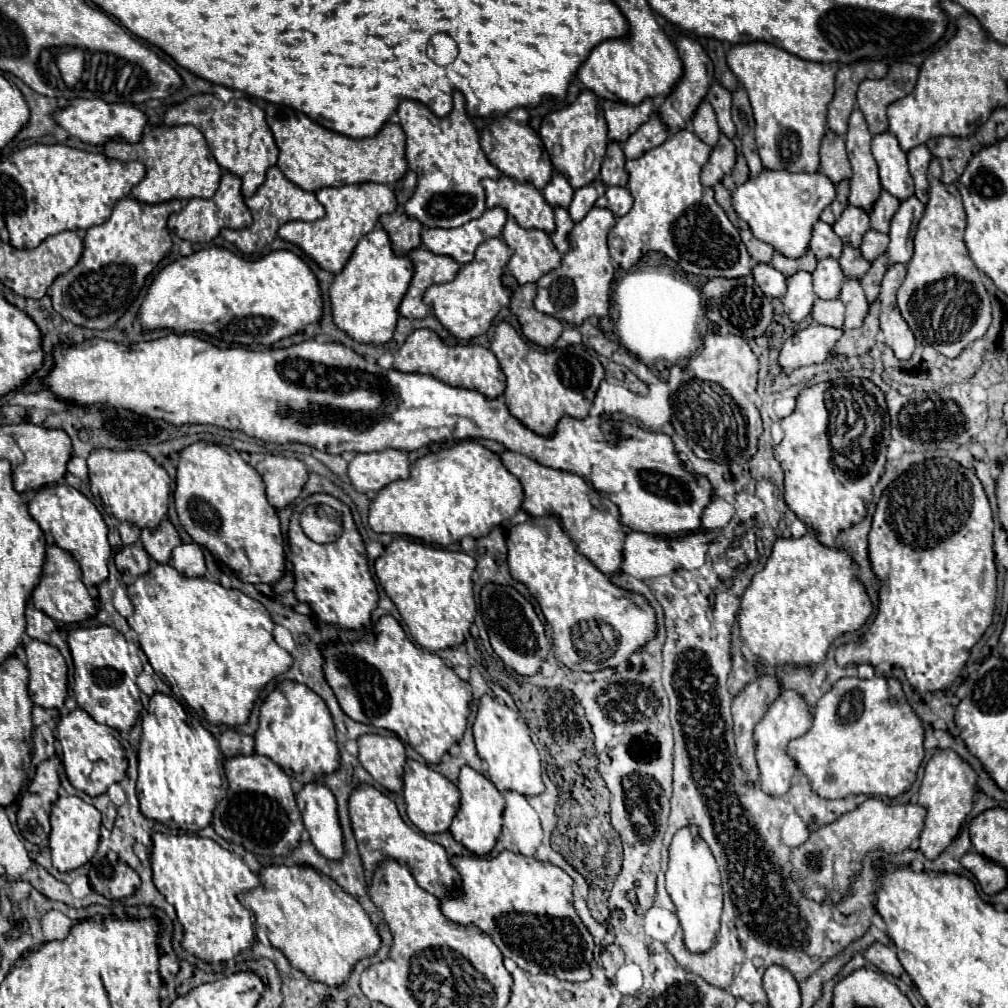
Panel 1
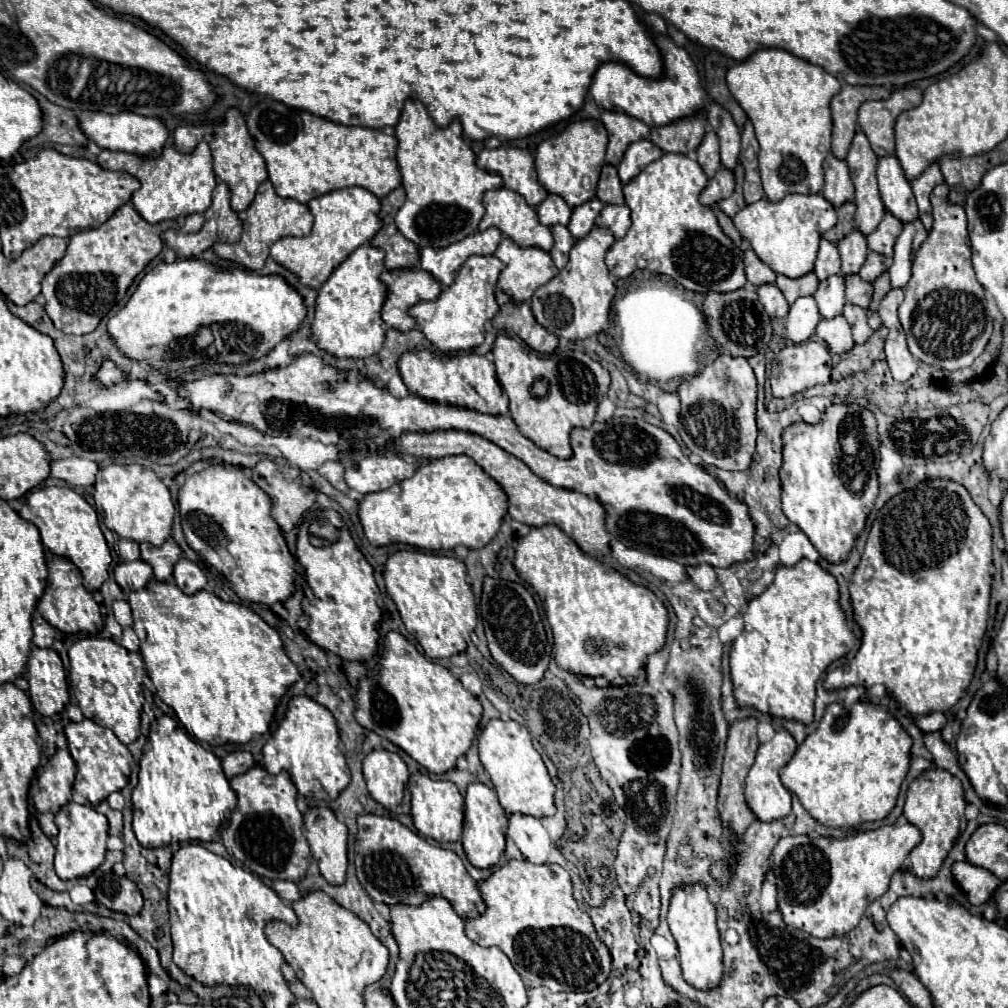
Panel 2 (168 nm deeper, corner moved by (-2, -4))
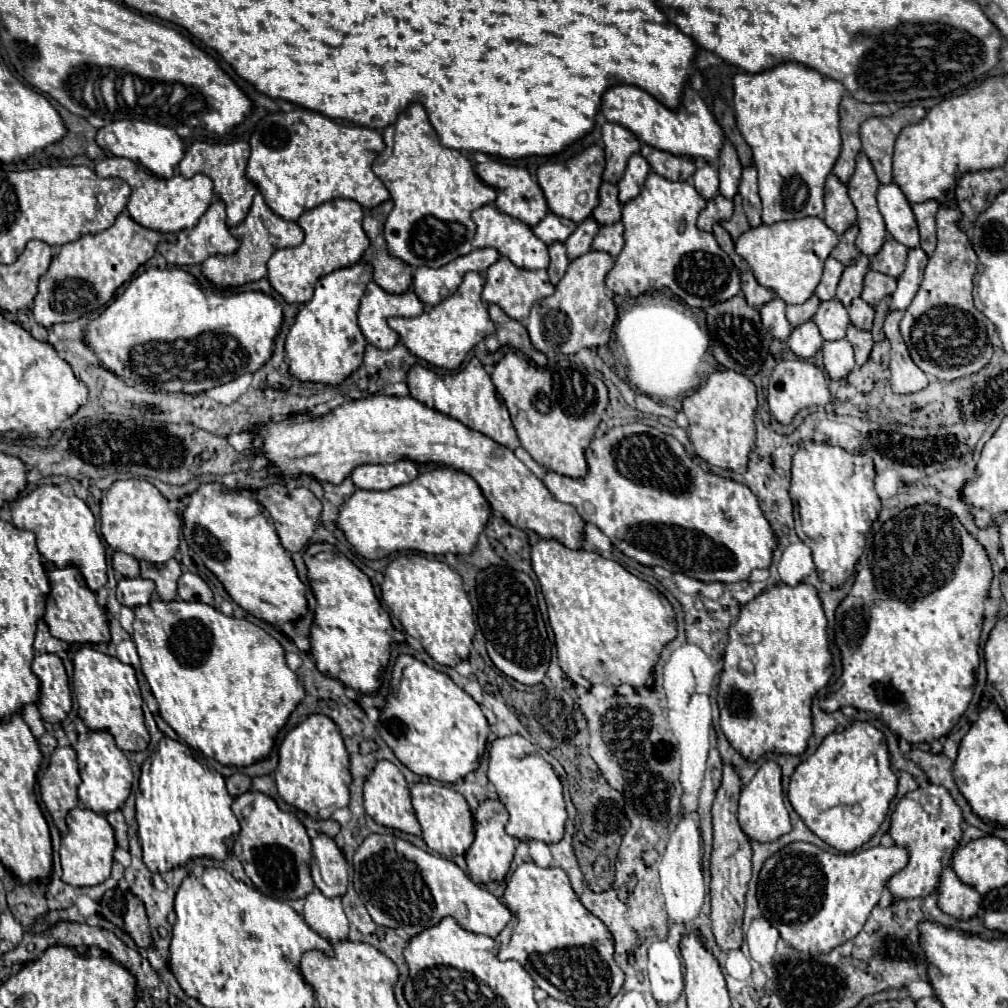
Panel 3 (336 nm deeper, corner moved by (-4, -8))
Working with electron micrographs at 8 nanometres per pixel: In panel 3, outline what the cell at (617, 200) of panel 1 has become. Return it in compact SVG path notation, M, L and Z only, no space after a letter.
M617 222L617 224L601 226L599 234L593 240L593 250L607 252L613 258L617 258L619 252L621 252L621 248L623 248L623 224Z

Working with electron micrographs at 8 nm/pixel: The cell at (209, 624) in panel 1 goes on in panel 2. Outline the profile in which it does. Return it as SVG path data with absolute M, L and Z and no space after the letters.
M149 580L143 590L129 594L133 610L133 630L141 640L141 656L159 698L175 710L177 720L197 740L215 744L249 742L253 736L265 734L273 718L275 706L285 690L301 678L297 666L283 650L283 642L257 612L239 602L223 602L207 590L185 594L177 584Z

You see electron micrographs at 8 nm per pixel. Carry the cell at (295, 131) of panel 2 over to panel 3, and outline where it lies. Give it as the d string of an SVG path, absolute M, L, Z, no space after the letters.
M293 110L265 116L249 144L251 156L245 176L283 220L297 220L305 210L335 198L355 200L363 208L375 208L389 200L389 190L371 172L373 160L385 148L377 130L337 124L309 110Z

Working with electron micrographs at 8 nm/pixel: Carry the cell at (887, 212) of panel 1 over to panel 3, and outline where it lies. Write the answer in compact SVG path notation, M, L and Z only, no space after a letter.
M887 238L887 242L881 248L881 252L871 258L871 270L889 274L893 278L899 278L903 274L903 270L905 270L907 252L909 250L903 244L899 244L893 238Z

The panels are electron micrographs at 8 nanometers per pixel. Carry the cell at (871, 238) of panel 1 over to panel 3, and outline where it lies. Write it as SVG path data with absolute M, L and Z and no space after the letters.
M869 270L865 274L865 288L863 288L861 300L867 302L869 306L875 306L885 296L891 296L895 292L895 288L897 288L895 278L887 276L887 274L881 274L881 272L875 272L875 270Z

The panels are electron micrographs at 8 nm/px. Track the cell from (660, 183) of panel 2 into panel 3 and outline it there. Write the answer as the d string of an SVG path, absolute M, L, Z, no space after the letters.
M649 172L639 198L631 200L623 206L621 222L625 226L625 232L623 232L625 246L623 246L621 254L617 256L613 270L607 274L607 282L605 282L607 288L613 294L619 294L619 296L627 294L631 298L637 298L637 296L653 292L653 290L667 288L677 298L681 298L687 306L703 308L703 310L707 310L711 304L725 302L729 298L733 298L735 294L739 294L739 290L741 290L739 270L735 268L731 258L719 248L715 236L711 232L701 232L695 224L697 216L705 208L705 204L707 202L699 196L699 192L689 182L669 182L661 176L657 176L655 172Z

